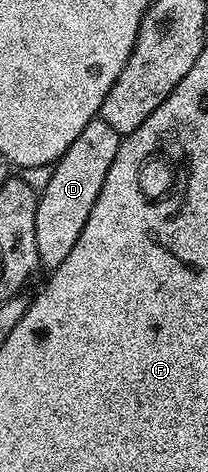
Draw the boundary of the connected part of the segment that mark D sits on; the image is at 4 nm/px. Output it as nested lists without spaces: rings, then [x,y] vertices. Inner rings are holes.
[[[97,117],[81,128],[77,140],[73,140],[59,161],[54,163],[49,182],[37,194],[35,235],[39,261],[44,267],[59,266],[61,260],[69,256],[73,244],[77,244],[77,236],[81,236],[81,228],[85,228],[85,220],[89,220],[93,204],[97,204],[101,184],[105,184],[105,172],[109,172],[109,164],[113,164],[113,156],[117,156],[120,141],[121,135],[113,132],[103,118]]]

